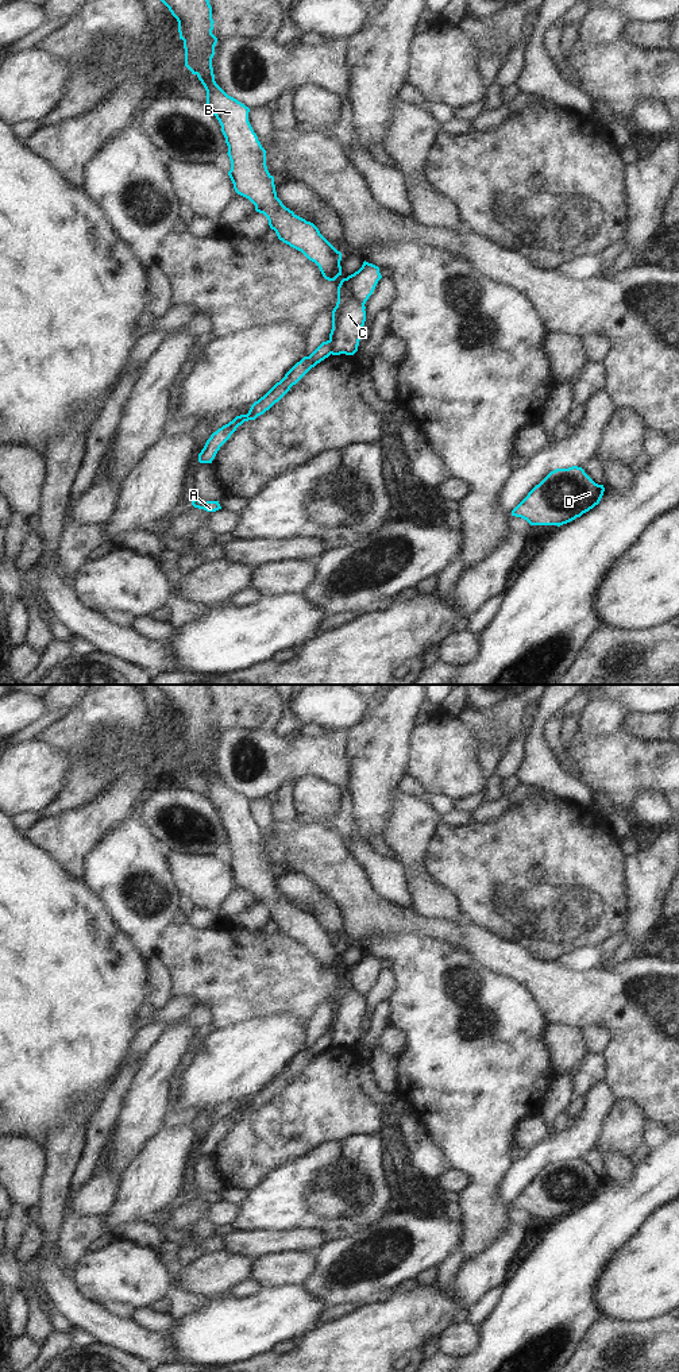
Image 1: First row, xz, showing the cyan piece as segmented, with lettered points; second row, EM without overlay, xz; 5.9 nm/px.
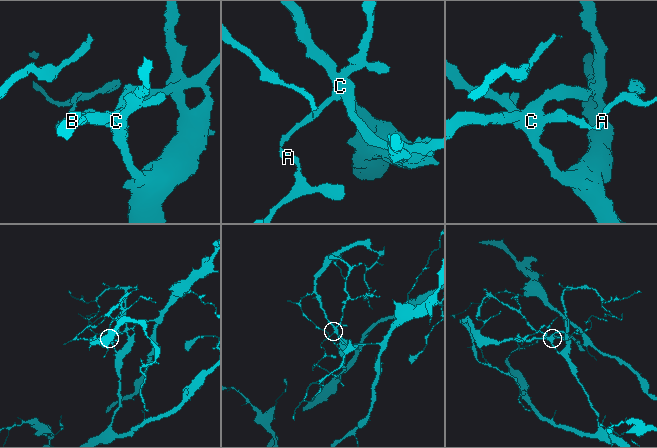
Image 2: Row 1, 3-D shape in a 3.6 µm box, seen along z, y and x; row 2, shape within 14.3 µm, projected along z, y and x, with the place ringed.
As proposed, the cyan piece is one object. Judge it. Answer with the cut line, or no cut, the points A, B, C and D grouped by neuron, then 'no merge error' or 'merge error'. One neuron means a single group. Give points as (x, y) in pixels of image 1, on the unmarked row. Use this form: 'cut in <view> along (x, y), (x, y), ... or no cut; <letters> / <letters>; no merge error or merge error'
cut in xz along (344, 970), (348, 983), (363, 995); A D / B C; merge error

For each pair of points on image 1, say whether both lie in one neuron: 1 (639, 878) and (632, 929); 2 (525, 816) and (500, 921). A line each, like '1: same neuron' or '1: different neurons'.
1: same neuron
2: same neuron

